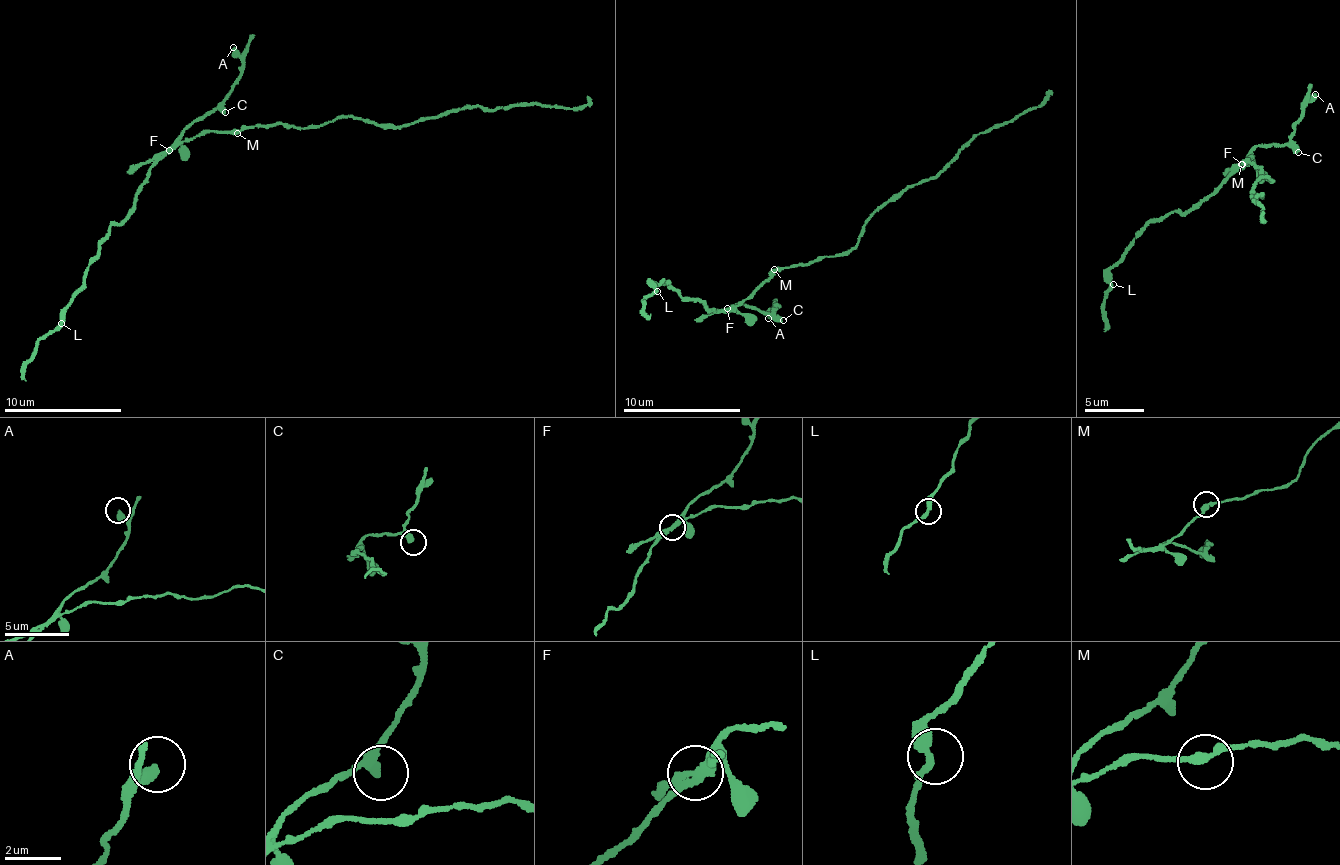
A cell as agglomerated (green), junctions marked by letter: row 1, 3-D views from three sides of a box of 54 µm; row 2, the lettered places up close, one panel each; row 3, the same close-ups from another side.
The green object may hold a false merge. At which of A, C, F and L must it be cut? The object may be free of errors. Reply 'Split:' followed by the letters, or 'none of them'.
Split: F

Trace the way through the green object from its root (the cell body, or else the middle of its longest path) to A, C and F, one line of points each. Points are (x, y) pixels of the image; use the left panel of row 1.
A: (236, 130), (207, 131), (191, 137), (183, 134), (195, 120), (212, 113), (234, 84), (242, 62), (233, 47)
C: (236, 130), (207, 131), (191, 137), (183, 134), (195, 120), (212, 113), (213, 109), (222, 108), (225, 112)
F: (236, 130), (207, 131), (186, 138), (169, 151)

